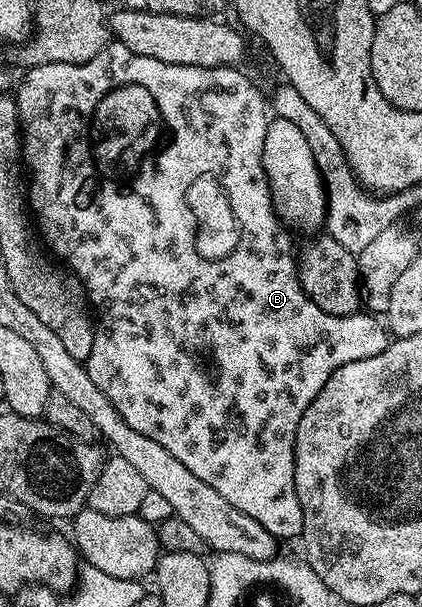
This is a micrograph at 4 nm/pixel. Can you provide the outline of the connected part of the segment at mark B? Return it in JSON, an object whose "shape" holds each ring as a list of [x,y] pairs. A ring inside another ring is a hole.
{"shape":[[[110,42],[110,43],[107,43],[107,46],[106,46],[106,48],[105,48],[105,49],[104,49],[104,50],[100,50],[100,54],[96,54],[96,58],[92,58],[92,59],[91,59],[91,60],[89,60],[89,61],[88,61],[88,62],[84,62],[84,63],[83,63],[83,64],[45,64],[45,65],[44,65],[44,66],[36,66],[36,67],[35,67],[35,68],[32,68],[32,69],[29,69],[29,71],[27,71],[27,72],[26,72],[26,73],[25,73],[25,75],[26,75],[26,77],[24,77],[24,78],[23,78],[23,80],[22,80],[22,85],[20,85],[20,86],[19,86],[19,88],[18,88],[18,92],[17,92],[17,91],[16,91],[16,99],[17,99],[17,101],[18,101],[18,122],[19,122],[19,125],[20,125],[20,135],[21,135],[21,138],[22,138],[22,150],[21,150],[21,153],[22,153],[22,155],[23,155],[23,157],[24,157],[24,164],[25,164],[25,167],[26,167],[26,168],[27,168],[27,169],[28,169],[28,208],[29,208],[29,211],[30,211],[30,212],[31,212],[31,213],[32,213],[32,216],[33,216],[33,219],[34,219],[34,220],[35,220],[35,221],[36,221],[36,228],[37,228],[37,231],[38,231],[38,232],[39,232],[39,233],[40,233],[40,236],[41,236],[41,239],[42,239],[42,240],[43,240],[43,241],[44,241],[44,244],[45,244],[45,247],[46,247],[46,248],[47,248],[47,249],[50,249],[50,248],[54,248],[54,252],[55,252],[55,253],[54,253],[54,252],[53,252],[53,255],[54,255],[54,256],[55,256],[55,257],[57,257],[57,259],[58,259],[58,260],[59,260],[59,261],[61,261],[61,263],[62,263],[62,264],[63,264],[63,265],[65,265],[65,267],[66,267],[66,268],[67,268],[67,269],[69,269],[69,271],[70,271],[70,272],[71,272],[71,273],[73,273],[73,275],[75,275],[75,276],[77,276],[77,278],[78,278],[78,282],[79,282],[79,284],[81,284],[81,285],[82,285],[82,287],[83,287],[83,289],[84,289],[84,291],[85,291],[85,293],[86,293],[86,298],[87,298],[87,301],[88,301],[88,304],[89,304],[89,307],[90,307],[90,308],[91,308],[91,309],[92,309],[92,316],[93,316],[93,319],[94,319],[94,320],[95,320],[95,321],[96,321],[96,323],[95,323],[95,324],[94,324],[94,341],[93,341],[93,342],[92,342],[92,350],[91,350],[91,351],[90,351],[90,357],[88,357],[88,359],[87,359],[87,360],[85,360],[85,362],[84,362],[84,363],[85,363],[85,365],[86,365],[86,369],[87,369],[87,370],[88,370],[88,374],[89,374],[89,375],[90,375],[90,377],[91,377],[91,378],[92,378],[92,382],[96,382],[96,386],[100,386],[100,390],[102,390],[102,391],[103,391],[103,392],[104,392],[104,394],[105,394],[105,395],[106,395],[106,397],[107,397],[107,398],[108,398],[108,402],[112,402],[112,406],[116,406],[116,410],[117,410],[117,411],[118,411],[118,413],[119,413],[119,414],[120,414],[120,418],[124,418],[124,422],[128,422],[128,426],[132,426],[132,430],[136,430],[136,431],[137,431],[137,432],[139,432],[139,433],[140,433],[140,434],[144,434],[144,435],[145,435],[145,436],[147,436],[147,437],[148,437],[148,438],[152,438],[152,442],[160,442],[160,446],[164,446],[164,450],[168,450],[168,454],[172,454],[172,455],[173,455],[173,456],[175,456],[175,457],[176,457],[176,458],[177,458],[177,459],[178,459],[178,460],[179,460],[179,461],[180,461],[180,462],[184,462],[184,466],[188,466],[188,470],[192,470],[192,474],[196,474],[196,478],[200,478],[200,482],[208,482],[208,486],[212,486],[212,490],[216,490],[216,494],[220,494],[220,498],[224,498],[224,499],[225,499],[225,500],[227,500],[227,501],[228,501],[228,502],[232,502],[232,506],[236,506],[236,510],[240,510],[240,511],[241,511],[241,512],[243,512],[243,513],[244,513],[244,514],[248,514],[248,518],[256,518],[256,522],[260,522],[260,526],[264,526],[264,530],[268,530],[268,534],[272,534],[272,535],[273,535],[273,536],[274,536],[274,537],[276,537],[276,538],[277,538],[277,539],[278,539],[278,540],[279,540],[279,541],[282,541],[282,540],[290,540],[290,539],[292,539],[292,538],[293,538],[293,536],[294,536],[294,539],[295,539],[295,538],[298,538],[298,537],[301,537],[301,535],[302,535],[302,527],[303,527],[303,526],[304,526],[304,514],[302,514],[302,513],[301,513],[301,510],[300,510],[300,498],[299,498],[299,497],[298,497],[298,495],[297,495],[297,494],[296,494],[296,482],[295,482],[295,481],[294,481],[294,443],[295,443],[295,442],[296,442],[296,426],[300,426],[300,418],[304,418],[304,410],[308,410],[308,406],[309,406],[309,405],[310,405],[310,403],[311,403],[311,402],[312,402],[312,398],[316,398],[316,394],[320,394],[320,390],[324,390],[324,382],[328,382],[328,378],[332,378],[332,374],[333,374],[333,373],[334,373],[334,372],[335,372],[335,371],[336,371],[336,370],[340,370],[340,366],[344,366],[344,365],[345,365],[345,364],[347,364],[347,363],[348,363],[348,362],[356,362],[356,361],[357,361],[357,360],[360,360],[360,359],[362,359],[362,358],[372,358],[372,357],[373,357],[373,356],[375,356],[375,355],[376,355],[376,354],[380,354],[380,353],[381,353],[381,352],[383,352],[383,351],[384,351],[384,349],[385,349],[385,348],[386,348],[386,345],[387,345],[387,343],[388,343],[388,332],[387,332],[387,329],[386,329],[386,328],[385,328],[385,327],[383,327],[383,325],[382,325],[382,324],[381,324],[381,323],[379,323],[379,324],[380,324],[380,325],[378,325],[378,324],[377,324],[377,322],[376,322],[376,321],[374,321],[374,320],[377,320],[377,319],[375,319],[375,317],[374,317],[374,316],[373,316],[373,315],[370,315],[370,314],[365,314],[365,315],[366,315],[366,316],[362,316],[362,315],[363,315],[363,314],[355,314],[355,315],[353,315],[353,316],[333,316],[333,315],[332,315],[332,314],[328,314],[328,313],[327,313],[327,312],[325,312],[325,311],[324,311],[324,310],[320,310],[320,306],[316,306],[316,302],[312,302],[312,298],[308,298],[308,294],[307,294],[307,293],[306,293],[306,292],[305,292],[305,290],[303,290],[303,289],[302,289],[302,284],[301,284],[301,282],[300,282],[300,281],[299,281],[299,280],[298,280],[298,265],[297,265],[297,263],[296,263],[296,260],[295,260],[295,257],[293,257],[293,258],[292,258],[292,257],[290,257],[290,256],[289,256],[289,252],[290,252],[290,240],[289,240],[289,238],[288,238],[288,237],[286,237],[286,236],[285,236],[285,234],[286,234],[286,235],[287,235],[287,233],[286,233],[286,232],[285,232],[285,231],[284,231],[284,228],[283,228],[283,225],[282,225],[282,224],[281,224],[281,223],[280,223],[280,221],[279,221],[279,219],[278,219],[278,217],[277,217],[277,215],[276,215],[276,213],[275,213],[275,210],[274,210],[274,201],[273,201],[273,199],[272,199],[272,197],[271,197],[271,194],[270,194],[270,185],[269,185],[269,184],[267,184],[267,183],[266,183],[266,172],[265,172],[265,171],[263,171],[263,169],[262,169],[262,151],[263,151],[263,150],[264,150],[264,138],[265,138],[265,137],[266,137],[266,125],[267,125],[267,123],[268,123],[268,115],[267,115],[267,116],[266,116],[266,112],[267,112],[267,114],[268,114],[268,100],[267,100],[267,97],[266,97],[266,96],[264,96],[264,97],[262,97],[262,92],[261,92],[261,90],[260,90],[260,89],[258,89],[258,88],[257,88],[257,86],[256,86],[256,85],[254,85],[254,84],[253,84],[253,82],[252,82],[252,81],[250,81],[250,80],[249,80],[249,78],[248,78],[248,77],[246,77],[246,76],[245,76],[245,74],[244,74],[244,73],[242,73],[242,72],[241,72],[241,71],[242,71],[242,70],[243,70],[243,69],[242,69],[242,68],[241,68],[241,67],[238,67],[238,66],[223,66],[223,67],[220,67],[220,68],[205,68],[205,67],[204,67],[204,66],[176,66],[176,65],[175,65],[175,64],[169,64],[169,63],[168,63],[168,62],[156,62],[156,58],[144,58],[144,57],[143,57],[143,56],[141,56],[141,55],[140,55],[140,54],[132,54],[132,50],[128,50],[128,49],[127,49],[127,48],[125,48],[125,47],[124,47],[124,45],[123,45],[123,44],[119,44],[119,43],[117,43],[117,42]],[[200,176],[212,176],[212,178],[216,178],[216,180],[218,180],[218,192],[220,192],[220,196],[222,196],[222,198],[224,198],[224,200],[228,200],[228,196],[230,196],[230,194],[232,194],[232,196],[234,196],[234,206],[236,206],[236,220],[238,220],[238,224],[240,224],[240,222],[242,222],[242,224],[246,224],[246,222],[248,222],[248,220],[250,220],[250,214],[256,214],[256,216],[254,216],[254,220],[256,220],[256,222],[258,222],[258,224],[256,224],[256,230],[258,230],[258,232],[254,232],[254,234],[252,234],[252,232],[246,232],[246,240],[248,240],[248,268],[246,268],[246,262],[242,262],[242,278],[220,278],[220,276],[216,276],[216,264],[208,264],[208,266],[206,266],[206,260],[202,260],[202,258],[198,258],[198,254],[196,254],[196,250],[194,250],[194,248],[192,248],[192,244],[194,244],[194,240],[192,240],[192,228],[190,228],[190,226],[196,226],[196,224],[200,224],[200,218],[198,218],[198,212],[196,212],[196,210],[194,210],[194,214],[192,214],[192,208],[188,208],[188,204],[186,204],[186,200],[188,200],[188,190],[190,190],[190,188],[192,188],[192,184],[194,184],[194,188],[196,188],[196,184],[198,184],[198,178],[200,178]],[[240,196],[246,196],[246,200],[248,200],[248,202],[236,202],[236,200],[240,200]],[[206,274],[208,274],[208,276],[212,276],[212,282],[214,282],[214,280],[216,280],[216,278],[220,278],[220,280],[218,280],[218,284],[206,284]],[[208,346],[210,346],[210,348],[212,348],[212,350],[214,350],[214,356],[216,356],[216,362],[218,362],[218,364],[220,364],[220,366],[214,366],[214,384],[220,384],[220,386],[212,386],[212,384],[208,384],[208,380],[206,380],[206,378],[204,378],[204,376],[202,376],[202,372],[200,372],[200,368],[198,368],[198,366],[196,366],[196,356],[198,356],[198,352],[200,352],[200,350],[204,350],[204,348],[208,348]]]}

